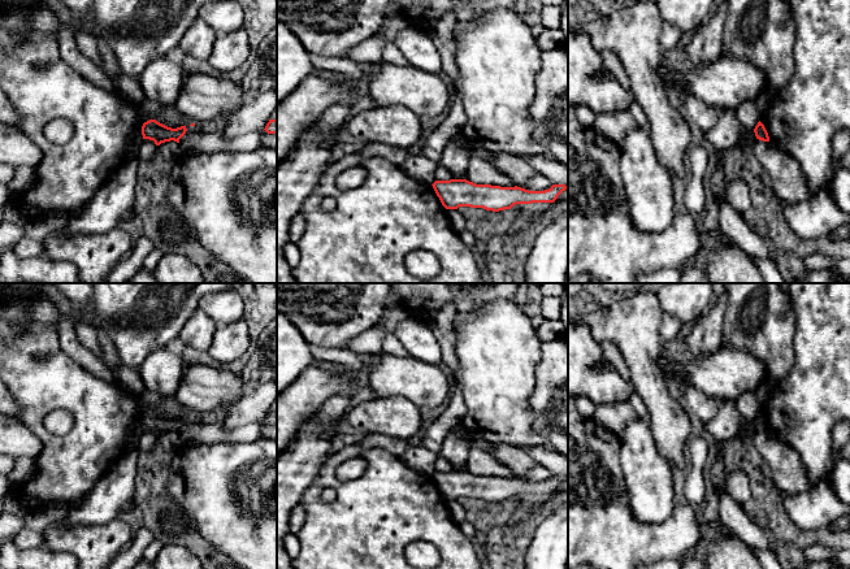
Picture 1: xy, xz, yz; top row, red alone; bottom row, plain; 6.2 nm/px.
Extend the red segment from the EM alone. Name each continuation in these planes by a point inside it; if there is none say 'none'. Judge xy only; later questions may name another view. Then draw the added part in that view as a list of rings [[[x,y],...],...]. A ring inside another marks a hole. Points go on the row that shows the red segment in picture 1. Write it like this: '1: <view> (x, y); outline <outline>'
none

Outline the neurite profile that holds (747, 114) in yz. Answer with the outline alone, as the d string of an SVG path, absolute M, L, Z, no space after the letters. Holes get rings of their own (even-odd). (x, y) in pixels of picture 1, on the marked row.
M743 101L737 109L737 118L740 123L747 129L755 129L760 121L760 113L755 105L755 101Z

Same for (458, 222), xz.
M447 209L447 217L452 230L456 234L460 235L464 230L468 229L465 223L465 218L461 216L461 213L457 209Z

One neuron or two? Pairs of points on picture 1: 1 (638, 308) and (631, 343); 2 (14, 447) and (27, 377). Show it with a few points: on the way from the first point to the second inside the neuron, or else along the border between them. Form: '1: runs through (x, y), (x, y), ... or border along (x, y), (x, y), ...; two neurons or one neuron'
1: runs through (637, 317), (634, 320), (634, 334); one neuron
2: border along (16, 417), (42, 442); two neurons

